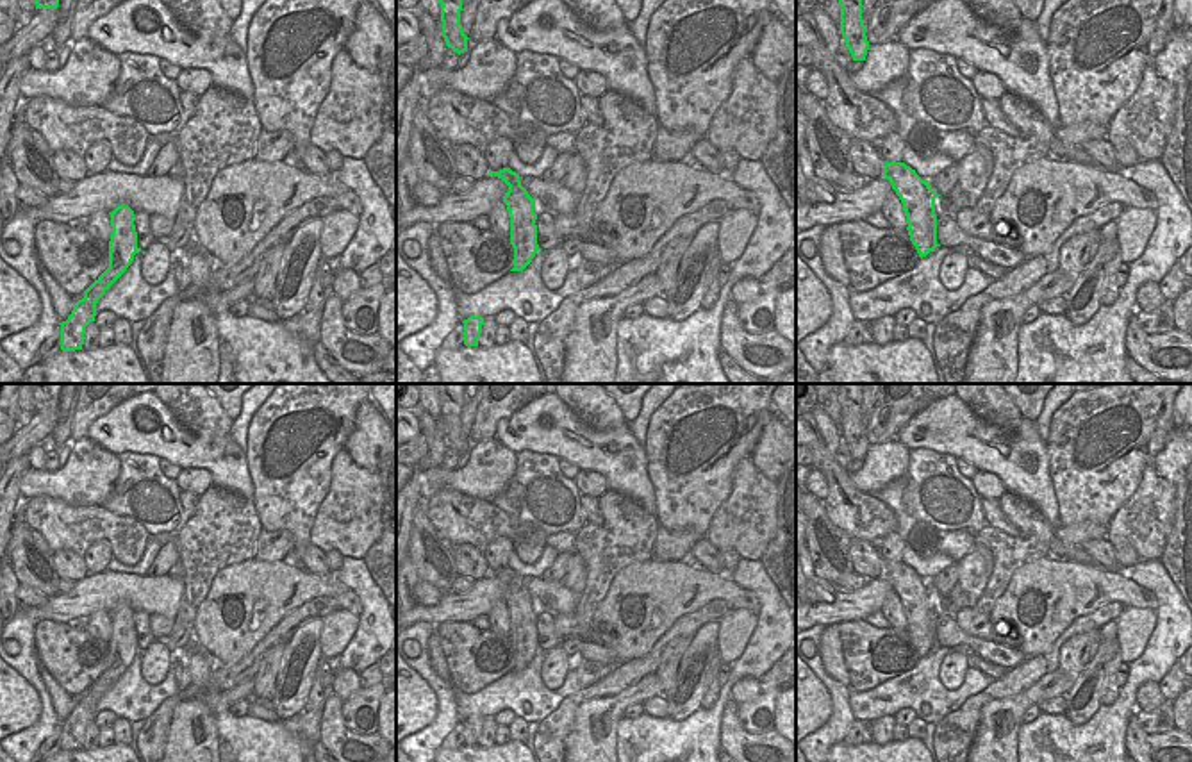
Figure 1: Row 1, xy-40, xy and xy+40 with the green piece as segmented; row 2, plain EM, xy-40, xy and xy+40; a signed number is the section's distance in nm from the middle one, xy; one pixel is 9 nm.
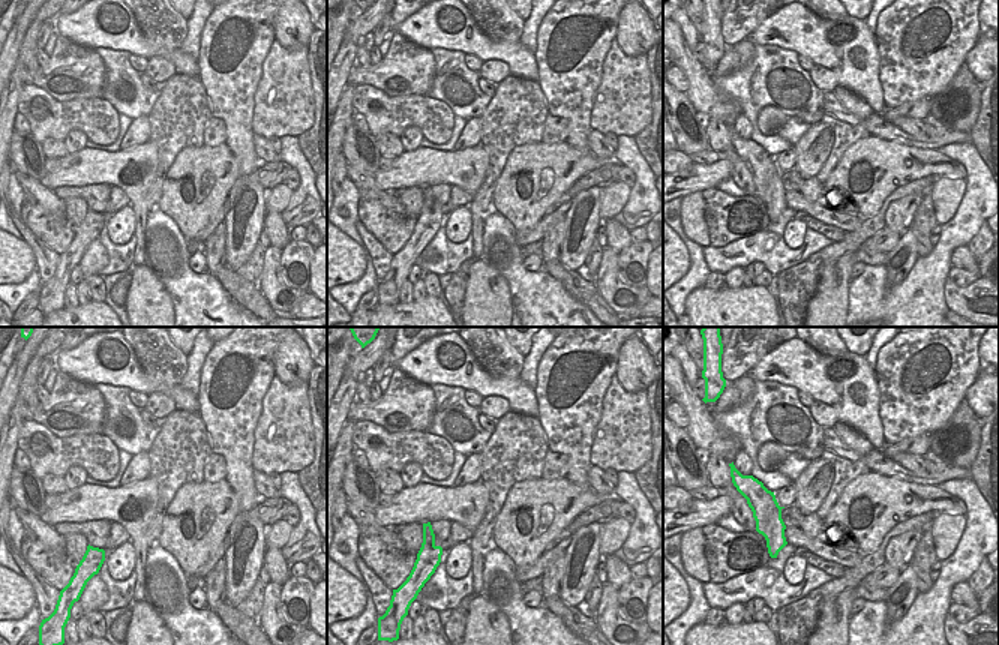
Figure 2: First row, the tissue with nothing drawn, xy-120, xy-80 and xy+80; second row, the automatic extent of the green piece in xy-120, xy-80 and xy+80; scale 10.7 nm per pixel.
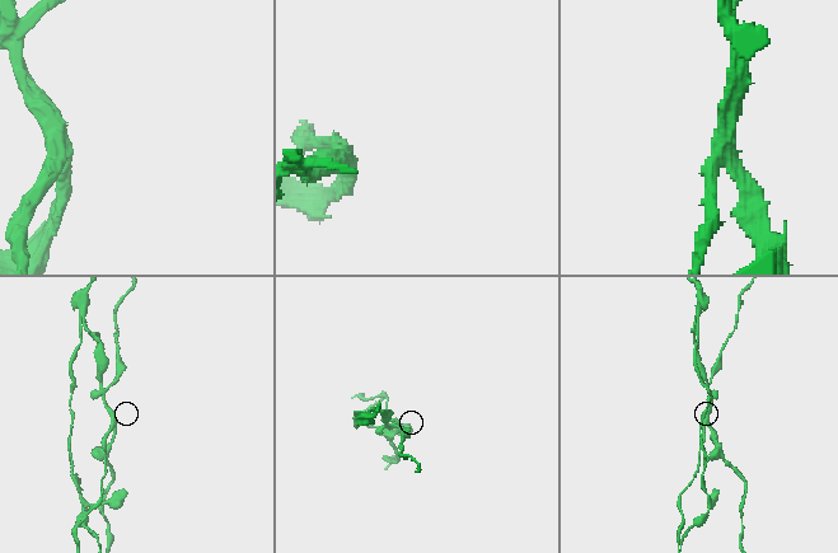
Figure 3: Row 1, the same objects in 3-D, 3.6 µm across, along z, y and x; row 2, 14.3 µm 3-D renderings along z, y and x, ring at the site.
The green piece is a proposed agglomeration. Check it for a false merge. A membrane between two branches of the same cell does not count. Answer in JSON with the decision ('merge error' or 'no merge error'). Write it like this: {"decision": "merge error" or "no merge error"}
{"decision": "merge error"}

